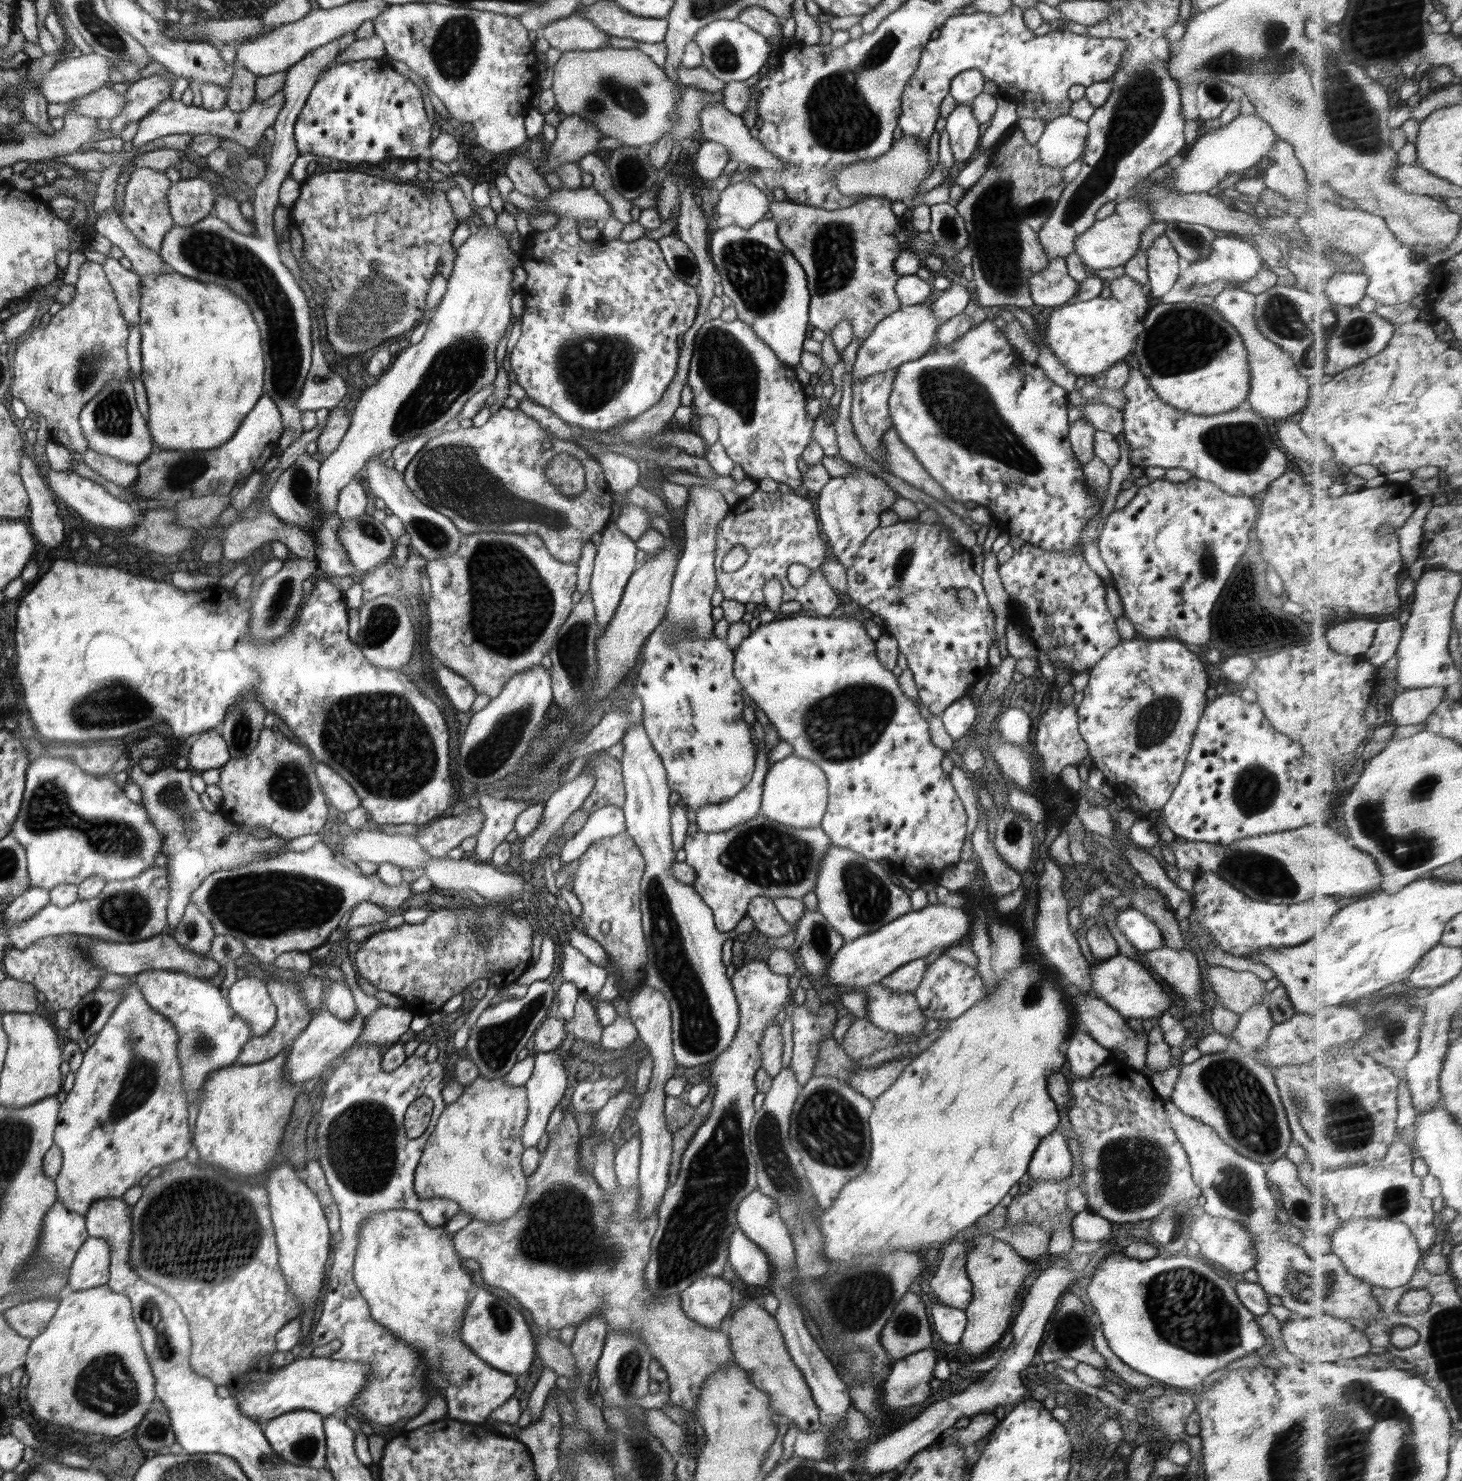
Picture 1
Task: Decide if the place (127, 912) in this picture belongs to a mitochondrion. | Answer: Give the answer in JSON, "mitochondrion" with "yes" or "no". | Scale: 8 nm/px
{"mitochondrion":"yes"}

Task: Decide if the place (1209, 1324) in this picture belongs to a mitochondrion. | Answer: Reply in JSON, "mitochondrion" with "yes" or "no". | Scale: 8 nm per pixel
{"mitochondrion":"yes"}

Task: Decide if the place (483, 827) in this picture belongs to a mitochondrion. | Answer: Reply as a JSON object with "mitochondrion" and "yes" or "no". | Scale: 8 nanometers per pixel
{"mitochondrion":"no"}

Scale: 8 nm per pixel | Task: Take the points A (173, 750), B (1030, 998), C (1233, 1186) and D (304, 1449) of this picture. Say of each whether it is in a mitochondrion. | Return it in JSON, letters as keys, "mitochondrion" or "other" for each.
{"A":"other","B":"mitochondrion","C":"mitochondrion","D":"mitochondrion"}

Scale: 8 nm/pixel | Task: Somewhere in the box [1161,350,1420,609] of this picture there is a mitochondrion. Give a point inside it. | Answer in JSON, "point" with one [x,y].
{"point":[1237,446]}

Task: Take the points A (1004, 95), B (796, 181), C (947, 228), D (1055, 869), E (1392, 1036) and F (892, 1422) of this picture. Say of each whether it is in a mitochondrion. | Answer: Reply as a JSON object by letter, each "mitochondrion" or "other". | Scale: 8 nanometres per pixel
{"A":"other","B":"other","C":"mitochondrion","D":"other","E":"mitochondrion","F":"other"}

